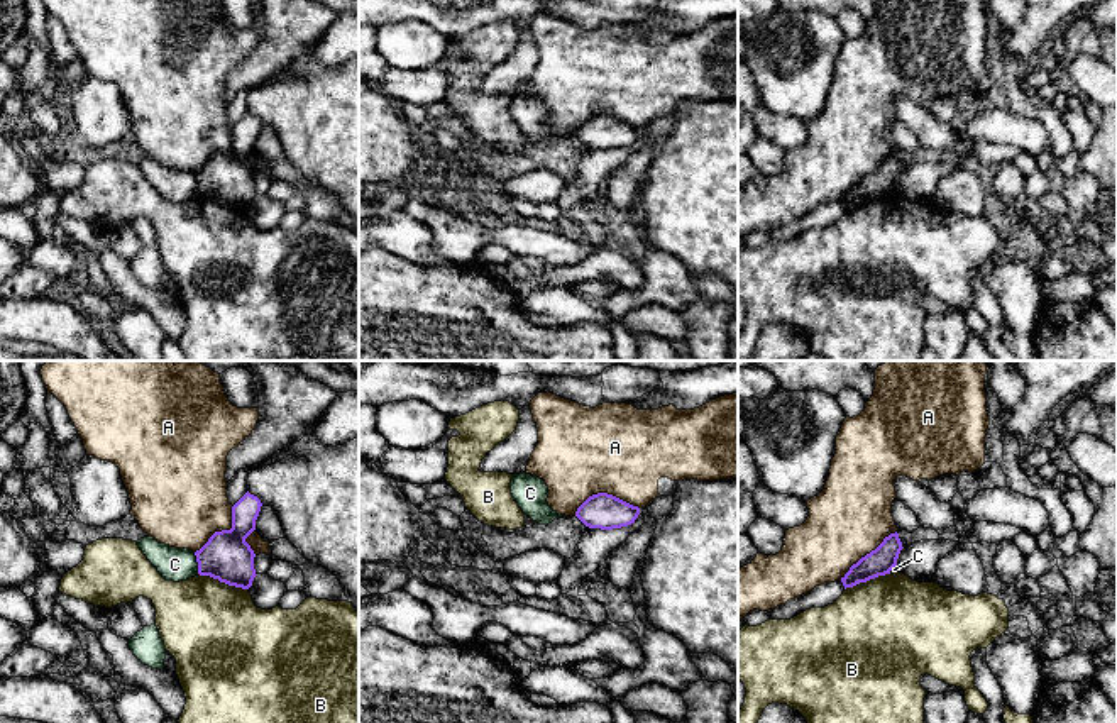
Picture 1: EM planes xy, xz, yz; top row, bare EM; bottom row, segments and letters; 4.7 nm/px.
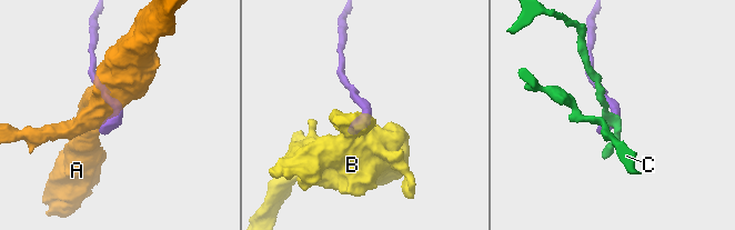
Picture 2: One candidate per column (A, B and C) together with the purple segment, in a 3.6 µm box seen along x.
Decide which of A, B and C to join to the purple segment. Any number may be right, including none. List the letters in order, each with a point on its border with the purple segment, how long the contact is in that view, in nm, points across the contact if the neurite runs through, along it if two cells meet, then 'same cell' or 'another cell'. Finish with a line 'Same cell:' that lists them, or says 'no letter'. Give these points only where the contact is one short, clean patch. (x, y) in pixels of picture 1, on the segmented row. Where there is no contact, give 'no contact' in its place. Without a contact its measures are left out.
A: contact xz (605, 493); length 320 nm; another cell
B: contact xy (224, 581); length 260 nm; border xy (198, 573), (247, 590); another cell
C: contact xy (198, 562); length 110 nm; border xy (193, 552), (198, 573); another cell
Same cell: no letter

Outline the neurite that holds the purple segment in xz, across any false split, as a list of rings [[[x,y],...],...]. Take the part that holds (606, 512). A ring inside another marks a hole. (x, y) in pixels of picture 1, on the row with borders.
[[[613,494],[589,496],[575,511],[575,516],[589,528],[613,530],[635,523],[640,508]]]

